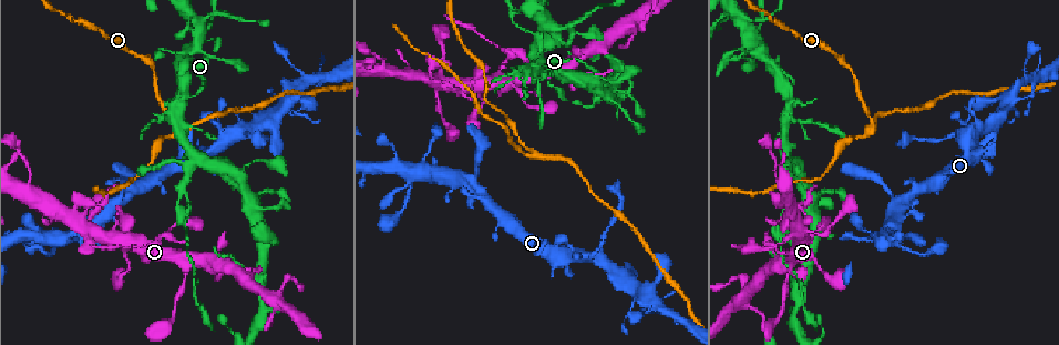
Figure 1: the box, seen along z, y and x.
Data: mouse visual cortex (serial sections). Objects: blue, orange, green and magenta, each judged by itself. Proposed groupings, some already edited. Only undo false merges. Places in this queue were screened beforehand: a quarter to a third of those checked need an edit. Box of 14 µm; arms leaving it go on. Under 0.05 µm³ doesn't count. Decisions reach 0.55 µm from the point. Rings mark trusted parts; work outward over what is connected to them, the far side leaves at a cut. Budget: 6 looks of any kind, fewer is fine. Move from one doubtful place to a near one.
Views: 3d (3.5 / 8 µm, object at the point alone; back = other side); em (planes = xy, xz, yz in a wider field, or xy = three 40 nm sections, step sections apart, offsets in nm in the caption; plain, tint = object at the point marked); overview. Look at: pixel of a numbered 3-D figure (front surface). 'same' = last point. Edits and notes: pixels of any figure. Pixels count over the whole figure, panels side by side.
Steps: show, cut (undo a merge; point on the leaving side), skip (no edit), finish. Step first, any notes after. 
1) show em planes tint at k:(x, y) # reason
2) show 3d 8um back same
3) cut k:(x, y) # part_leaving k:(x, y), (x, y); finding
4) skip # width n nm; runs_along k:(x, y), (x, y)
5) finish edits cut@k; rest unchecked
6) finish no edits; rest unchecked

show 3d 3.5um at 1:(540, 73) # three-way junction

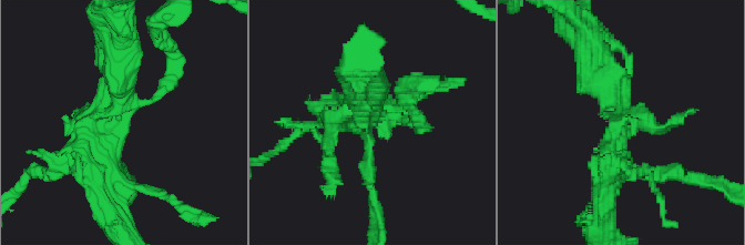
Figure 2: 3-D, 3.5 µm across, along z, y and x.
show em xy step 3 tint at 2:(614, 100)

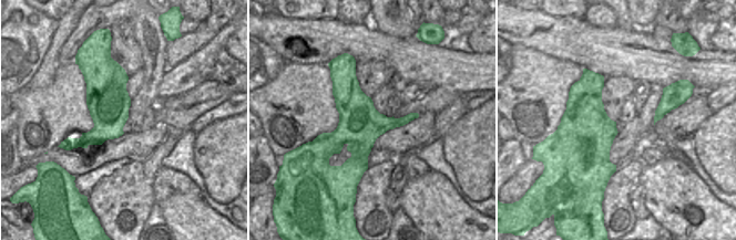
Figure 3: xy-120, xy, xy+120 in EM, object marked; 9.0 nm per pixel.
skip # runs_along 3:(353, 65), (358, 175); continuous, no second cell

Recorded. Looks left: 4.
show 3d 3.5um at 1:(563, 28)

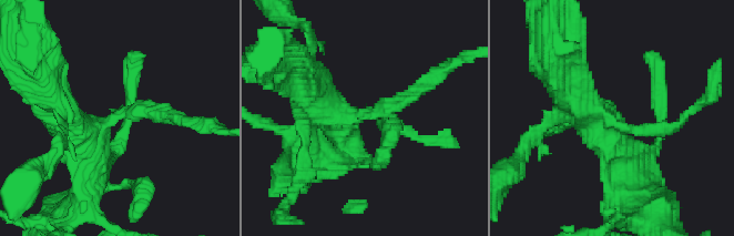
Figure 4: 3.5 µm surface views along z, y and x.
show em xy step 2 plain at 4:(361, 114) # now the EM

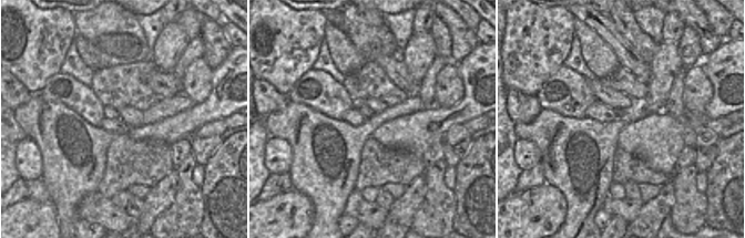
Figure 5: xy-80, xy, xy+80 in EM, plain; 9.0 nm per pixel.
show em xy step 2 tint same

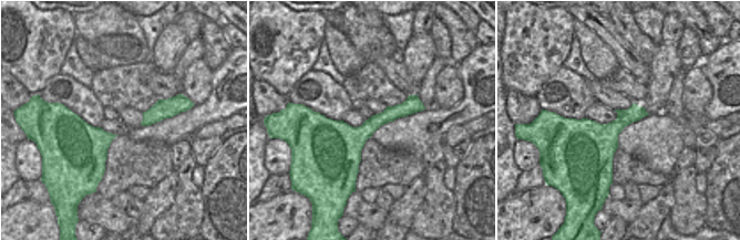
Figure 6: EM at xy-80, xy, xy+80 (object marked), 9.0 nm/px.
skip # arm_widths 150, 200, 400, 500 nm; runs_along 4:(91, 182), (104, 124), (173, 116); all the same cell

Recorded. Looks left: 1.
finish no edits; rest unchecked

